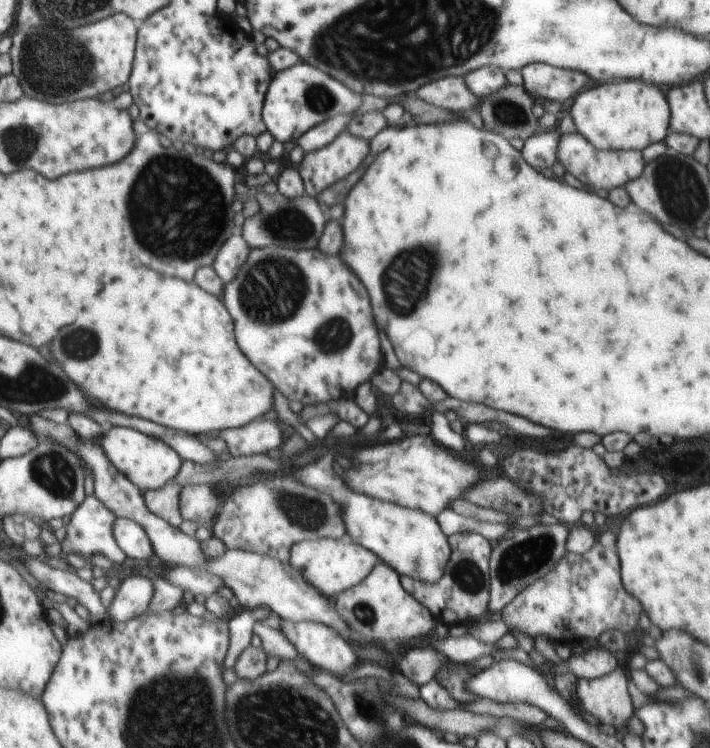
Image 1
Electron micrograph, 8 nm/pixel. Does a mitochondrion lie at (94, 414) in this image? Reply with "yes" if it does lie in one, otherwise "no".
no

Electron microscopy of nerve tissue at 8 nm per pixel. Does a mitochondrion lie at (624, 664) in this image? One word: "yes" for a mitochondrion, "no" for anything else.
no

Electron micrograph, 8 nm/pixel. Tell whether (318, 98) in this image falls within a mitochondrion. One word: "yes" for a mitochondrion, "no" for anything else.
yes

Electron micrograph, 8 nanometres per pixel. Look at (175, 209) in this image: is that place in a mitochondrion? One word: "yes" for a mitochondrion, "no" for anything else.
yes

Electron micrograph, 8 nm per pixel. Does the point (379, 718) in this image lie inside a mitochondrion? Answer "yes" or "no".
yes

